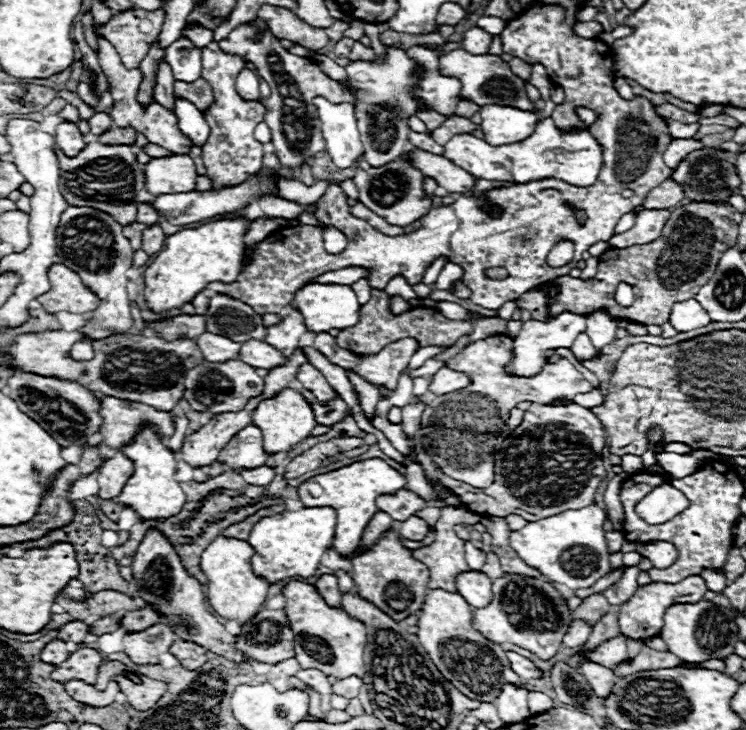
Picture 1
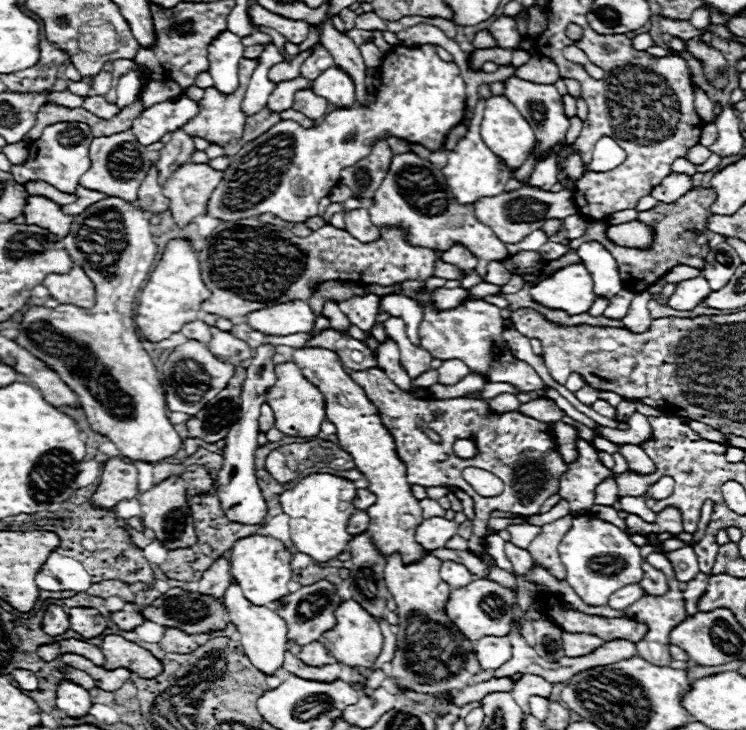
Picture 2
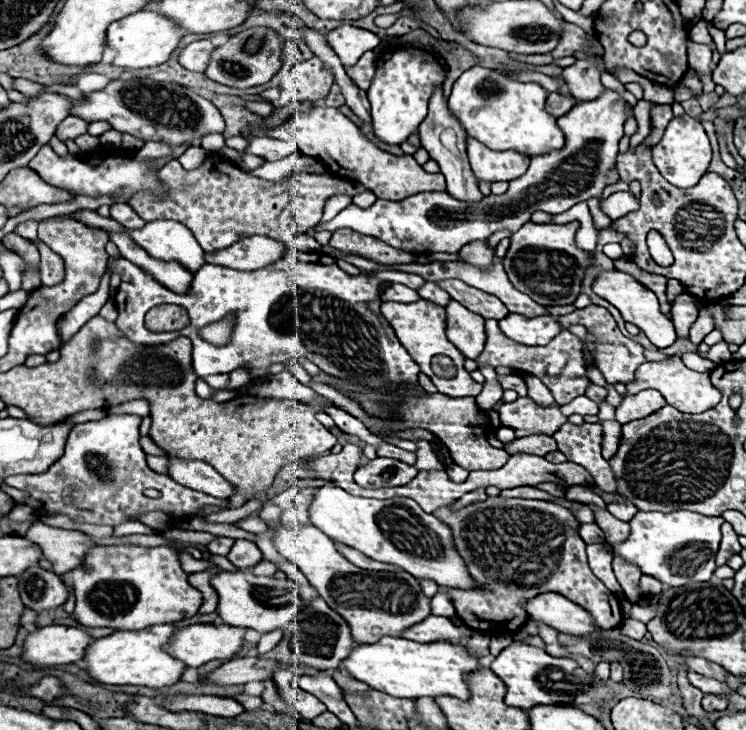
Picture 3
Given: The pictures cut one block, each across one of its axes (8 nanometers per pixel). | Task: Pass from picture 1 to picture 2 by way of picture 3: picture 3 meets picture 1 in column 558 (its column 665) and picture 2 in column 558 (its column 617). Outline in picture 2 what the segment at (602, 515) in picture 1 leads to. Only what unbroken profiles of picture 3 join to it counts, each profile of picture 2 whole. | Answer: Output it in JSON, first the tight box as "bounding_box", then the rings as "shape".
{"bounding_box":[558,514,644,606],"shape":[[[592,514],[574,516],[572,528],[564,534],[562,542],[558,544],[558,554],[562,564],[566,566],[568,584],[586,604],[592,606],[606,604],[612,592],[620,590],[626,584],[636,584],[644,576],[644,558],[640,556],[640,548],[618,526],[594,518]]]}

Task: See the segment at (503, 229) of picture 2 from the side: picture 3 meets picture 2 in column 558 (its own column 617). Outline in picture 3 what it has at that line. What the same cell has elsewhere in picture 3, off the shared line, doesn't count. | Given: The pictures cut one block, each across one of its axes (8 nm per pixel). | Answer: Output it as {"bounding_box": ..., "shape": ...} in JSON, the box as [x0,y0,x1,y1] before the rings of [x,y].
{"bounding_box":[602,192,638,220],"shape":[[[614,192],[604,204],[602,204],[602,210],[604,210],[604,214],[608,214],[612,220],[616,220],[616,218],[620,218],[620,216],[626,216],[626,214],[630,214],[630,212],[634,212],[634,210],[638,210],[638,200],[632,196],[632,194],[628,194],[628,192]]]}

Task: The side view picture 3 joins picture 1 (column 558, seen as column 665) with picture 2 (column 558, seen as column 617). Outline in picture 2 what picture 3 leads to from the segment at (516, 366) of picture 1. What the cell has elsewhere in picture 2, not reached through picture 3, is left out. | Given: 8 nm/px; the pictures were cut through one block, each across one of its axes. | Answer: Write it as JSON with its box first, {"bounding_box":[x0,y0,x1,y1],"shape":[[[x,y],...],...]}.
{"bounding_box":[530,264,596,314],"shape":[[[572,264],[558,270],[548,280],[542,280],[530,288],[534,300],[544,306],[566,310],[568,314],[580,314],[590,310],[596,300],[594,282],[584,264]]]}

